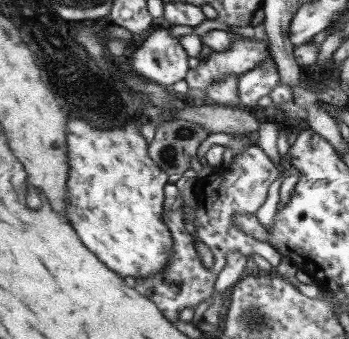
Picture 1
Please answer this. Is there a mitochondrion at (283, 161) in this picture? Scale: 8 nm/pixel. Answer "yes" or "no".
no

